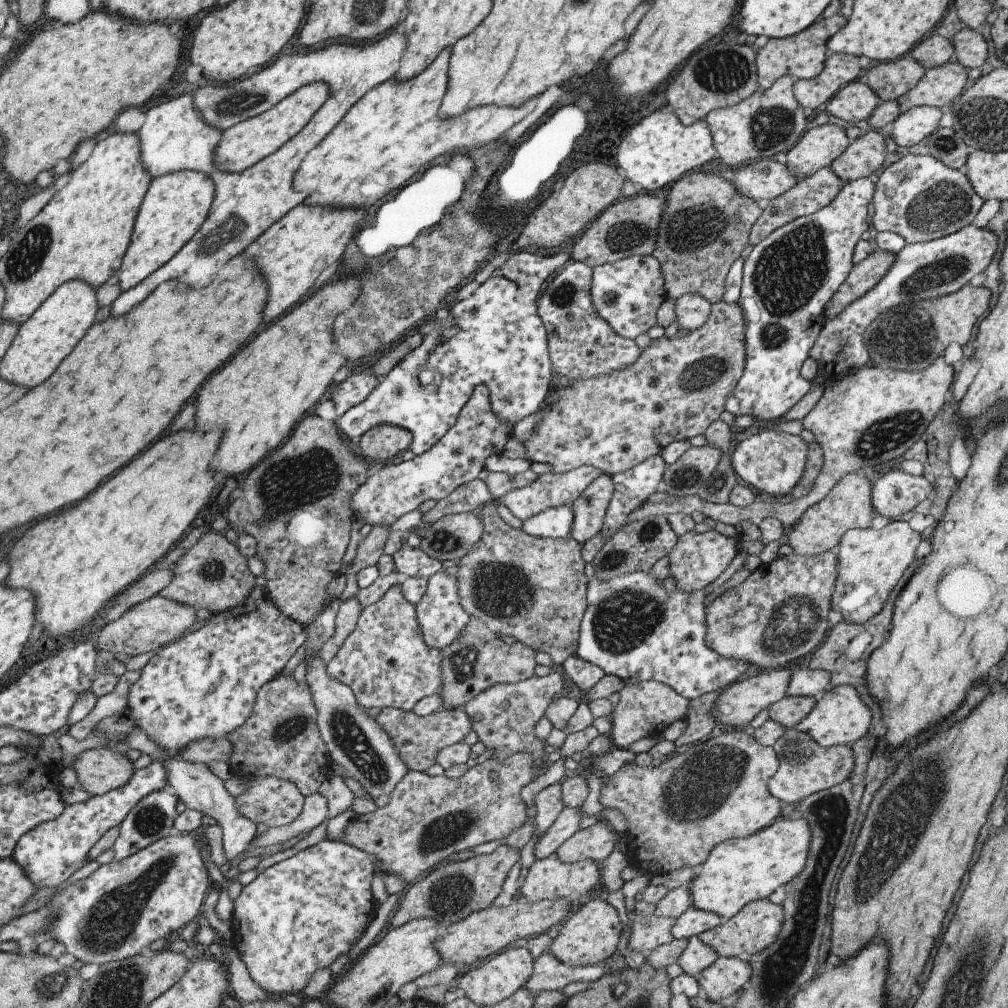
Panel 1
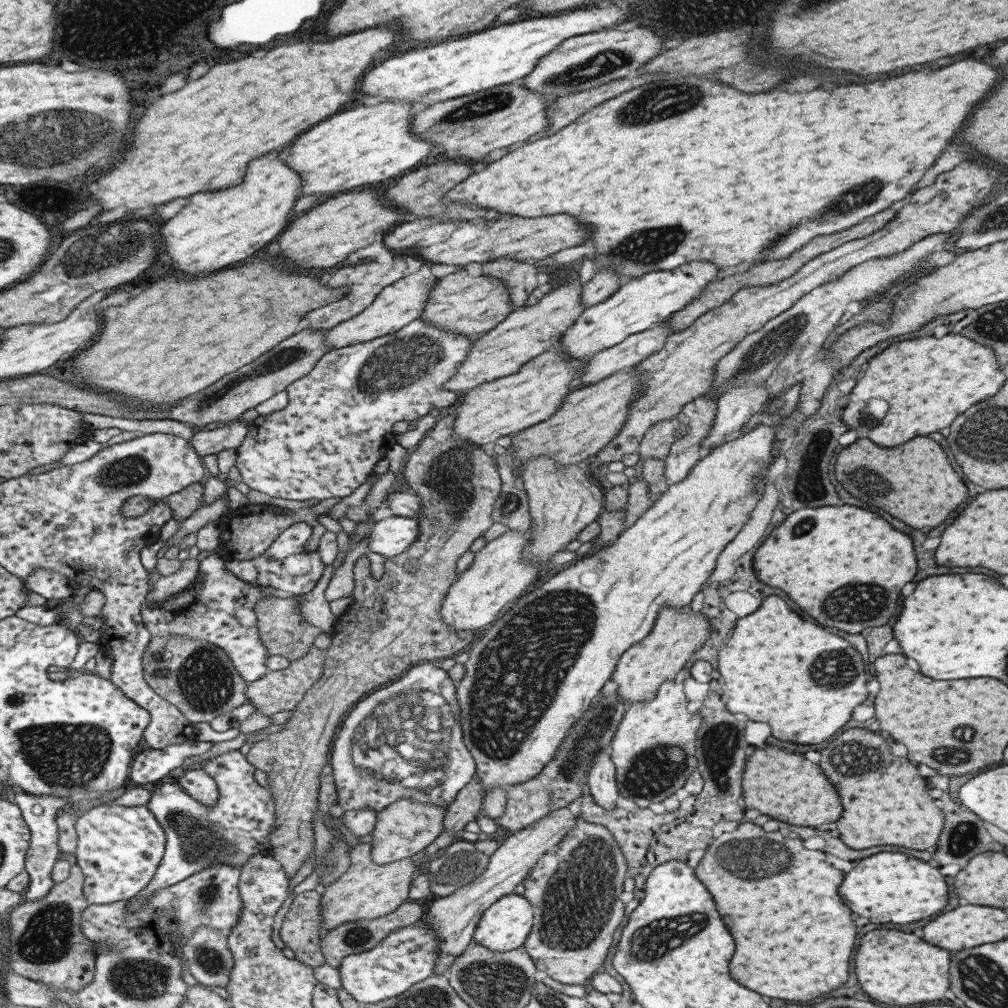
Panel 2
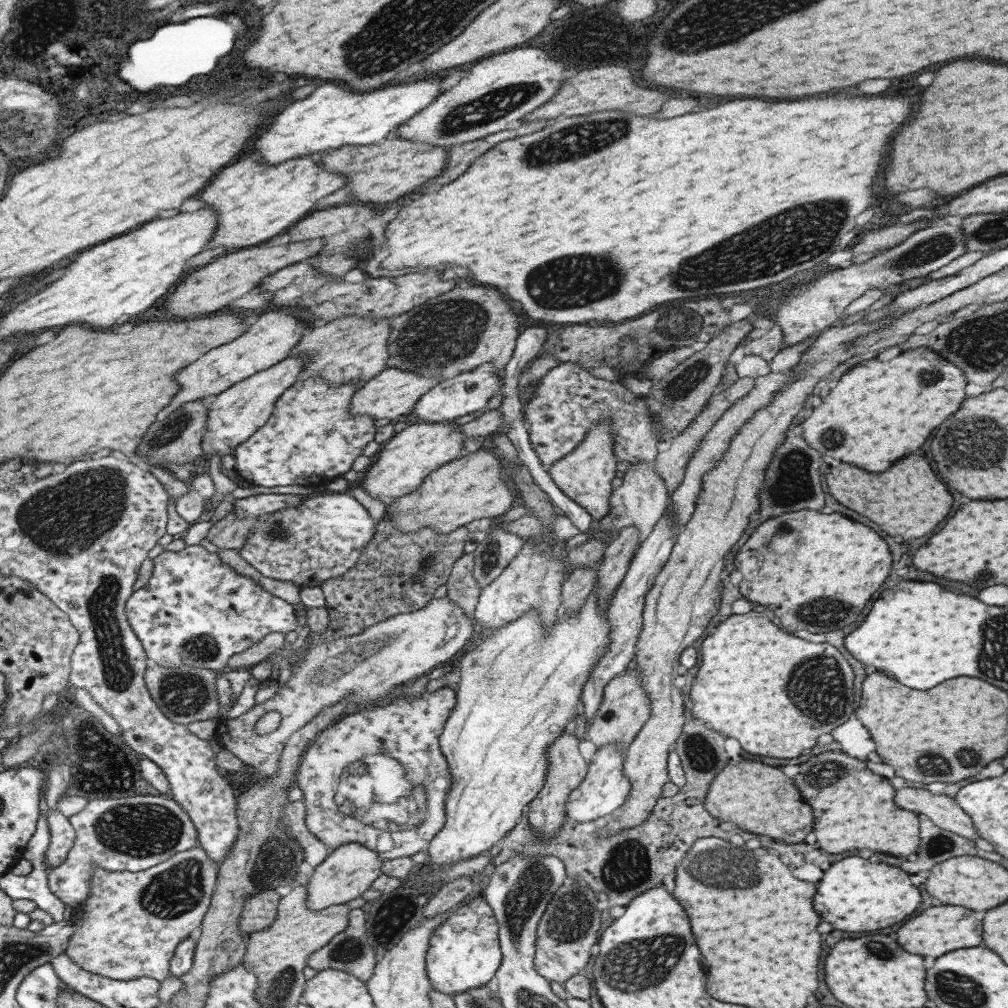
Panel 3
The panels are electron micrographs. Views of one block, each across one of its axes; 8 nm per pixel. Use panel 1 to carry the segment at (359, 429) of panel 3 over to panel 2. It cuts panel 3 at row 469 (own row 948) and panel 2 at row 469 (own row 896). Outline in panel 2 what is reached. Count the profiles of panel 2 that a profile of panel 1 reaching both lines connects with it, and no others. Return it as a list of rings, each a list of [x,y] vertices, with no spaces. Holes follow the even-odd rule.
[[[415,319],[400,330],[375,338],[373,341],[327,351],[323,356],[319,357],[319,360],[304,377],[298,378],[286,386],[287,405],[285,408],[281,408],[277,412],[271,412],[267,416],[257,416],[247,422],[246,433],[244,439],[236,448],[234,462],[235,468],[240,472],[241,480],[248,488],[253,488],[253,490],[257,490],[261,494],[267,494],[267,496],[273,496],[273,498],[285,498],[285,500],[311,500],[312,498],[317,501],[333,502],[351,494],[355,488],[369,479],[369,476],[373,474],[372,470],[375,463],[384,457],[395,436],[391,430],[391,426],[395,422],[405,420],[407,423],[414,423],[419,417],[427,415],[431,409],[435,408],[445,412],[458,402],[462,395],[461,391],[445,390],[442,388],[442,384],[456,373],[456,368],[461,364],[466,352],[473,346],[475,340],[477,340],[477,337],[463,337],[459,333],[443,331],[443,329],[433,327],[431,323],[423,323],[422,320]]]

